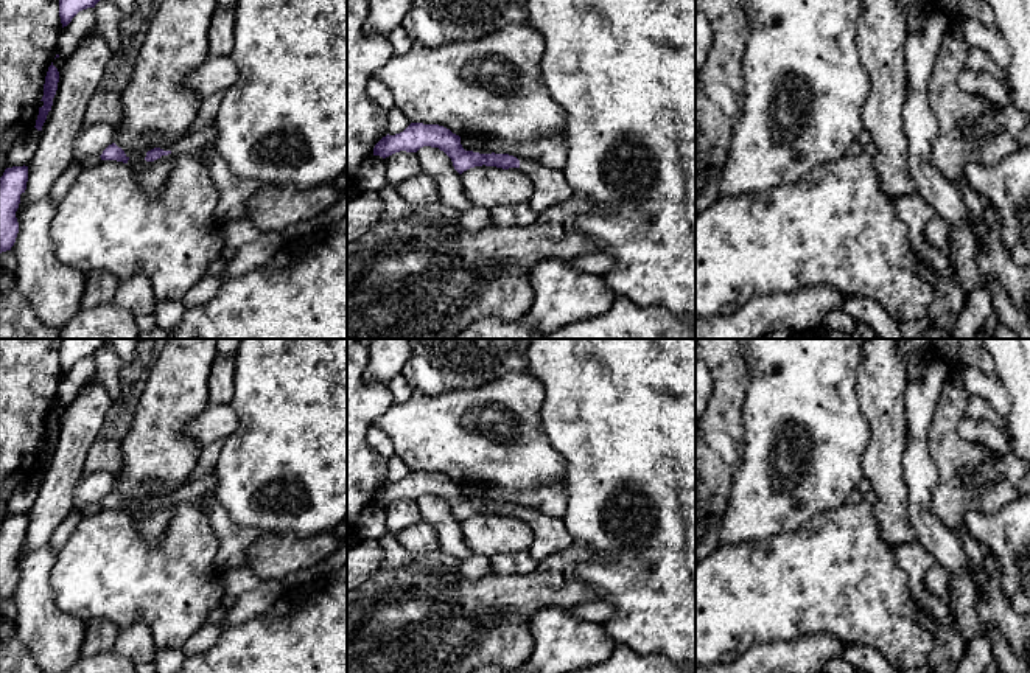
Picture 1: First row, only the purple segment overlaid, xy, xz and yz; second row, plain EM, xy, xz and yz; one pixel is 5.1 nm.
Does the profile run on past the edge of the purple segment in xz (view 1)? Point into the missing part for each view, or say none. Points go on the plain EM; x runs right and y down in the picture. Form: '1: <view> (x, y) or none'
1: xz (551, 535)

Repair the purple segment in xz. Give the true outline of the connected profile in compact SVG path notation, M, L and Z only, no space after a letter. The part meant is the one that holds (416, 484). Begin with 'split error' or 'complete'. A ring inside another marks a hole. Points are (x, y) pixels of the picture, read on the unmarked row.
split error | M411 471L400 482L387 482L375 493L373 504L386 507L400 499L417 500L423 494L443 499L451 507L453 514L459 522L482 513L503 518L520 516L534 532L534 542L527 552L537 563L574 542L574 538L562 518L554 518L529 507L518 508L509 502L479 502L465 499L461 493L461 485L439 472Z

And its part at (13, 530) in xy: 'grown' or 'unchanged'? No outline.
unchanged

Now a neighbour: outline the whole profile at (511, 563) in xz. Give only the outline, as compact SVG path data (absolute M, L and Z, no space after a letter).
M527 550L509 552L492 556L490 567L495 575L529 574L537 567L537 561Z

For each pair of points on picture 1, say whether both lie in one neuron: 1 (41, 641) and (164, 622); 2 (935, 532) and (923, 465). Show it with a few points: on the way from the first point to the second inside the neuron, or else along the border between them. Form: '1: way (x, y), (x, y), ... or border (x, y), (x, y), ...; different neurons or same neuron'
1: border (53, 602), (63, 611), (84, 622); different neurons
2: way (918, 515), (920, 482); same neuron

